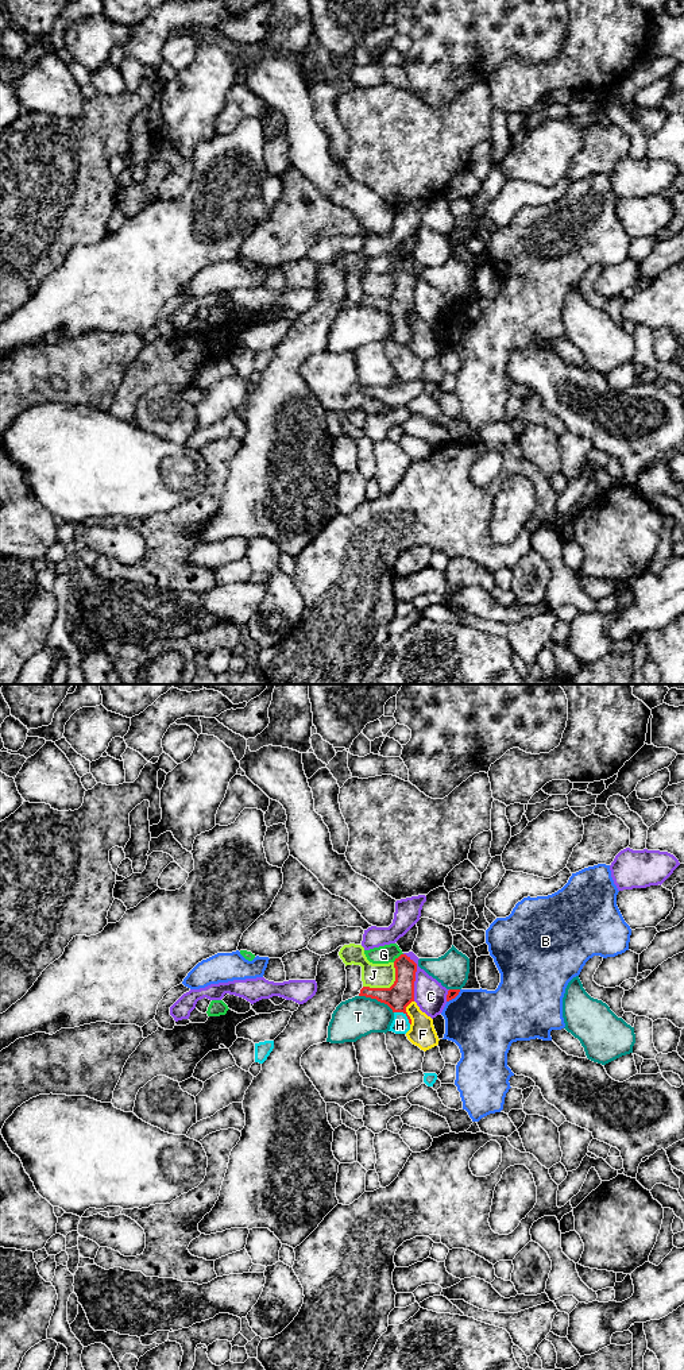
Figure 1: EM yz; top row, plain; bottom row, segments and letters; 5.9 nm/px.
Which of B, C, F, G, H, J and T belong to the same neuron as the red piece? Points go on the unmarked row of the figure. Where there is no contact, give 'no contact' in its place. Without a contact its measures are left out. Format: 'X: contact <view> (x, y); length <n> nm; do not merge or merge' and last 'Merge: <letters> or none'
B: contact yz (453, 307); length 120 nm; do not merge
C: contact yz (414, 285); length 300 nm; do not merge
F: contact yz (406, 321); length 150 nm; do not merge
G: contact yz (398, 266); length 80 nm; do not merge
H: contact yz (404, 321); length 130 nm; merge
J: contact yz (387, 297); length 240 nm; do not merge
T: contact yz (377, 308); length 240 nm; do not merge
Merge: H

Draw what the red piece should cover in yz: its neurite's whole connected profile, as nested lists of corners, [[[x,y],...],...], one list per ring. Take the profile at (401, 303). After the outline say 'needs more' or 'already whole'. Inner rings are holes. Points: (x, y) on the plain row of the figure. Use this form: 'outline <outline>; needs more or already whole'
outline [[[401,263],[395,267],[394,277],[395,290],[390,297],[363,296],[359,305],[376,308],[378,310],[387,313],[394,321],[394,329],[389,340],[406,343],[411,333],[406,316],[414,310],[417,273],[406,263]]]; needs more

